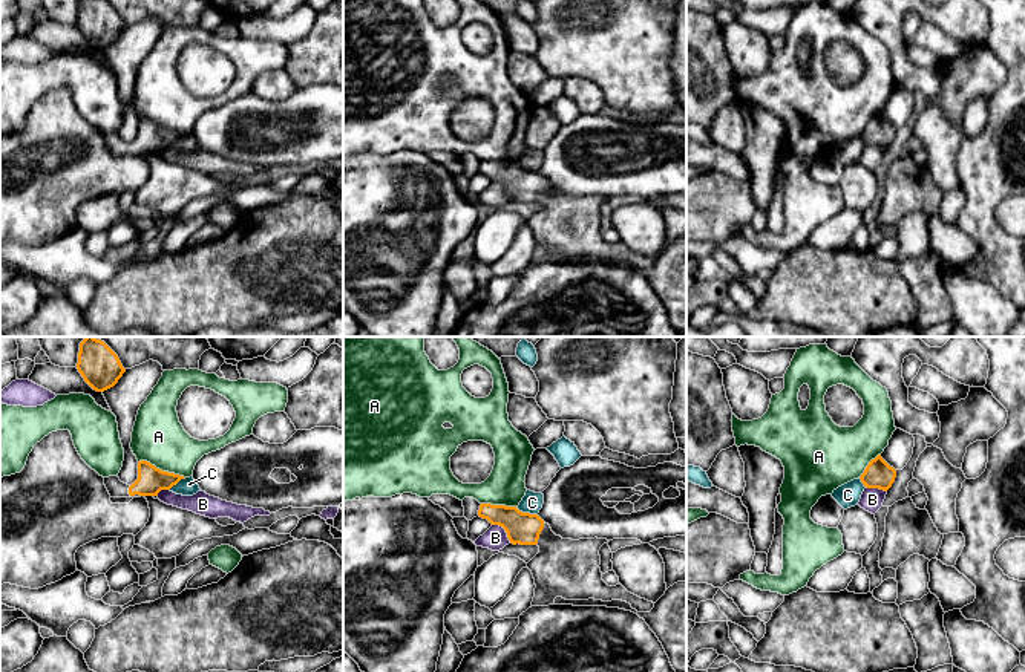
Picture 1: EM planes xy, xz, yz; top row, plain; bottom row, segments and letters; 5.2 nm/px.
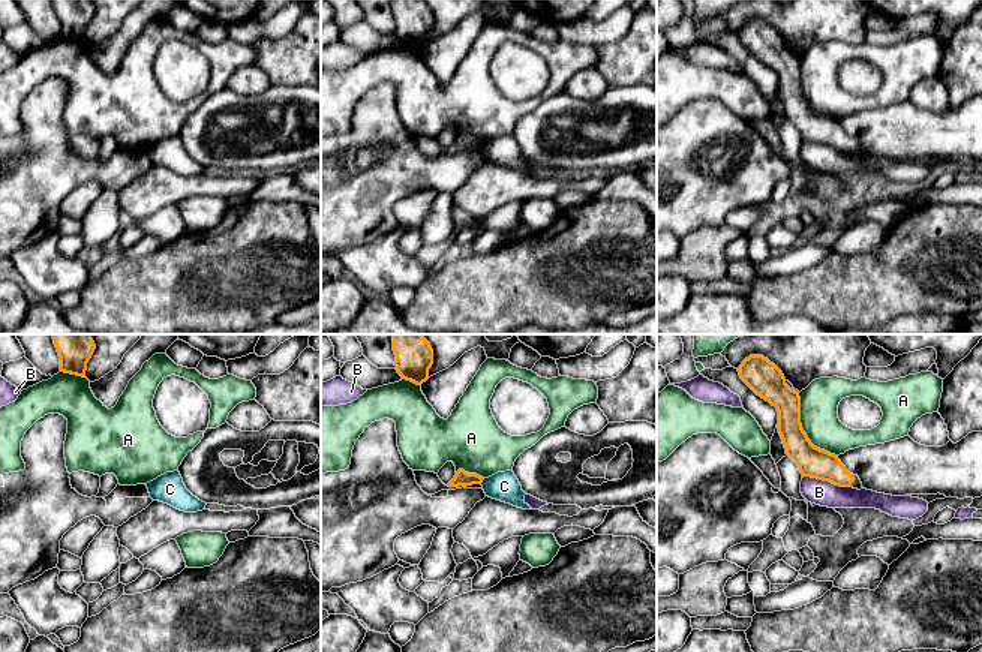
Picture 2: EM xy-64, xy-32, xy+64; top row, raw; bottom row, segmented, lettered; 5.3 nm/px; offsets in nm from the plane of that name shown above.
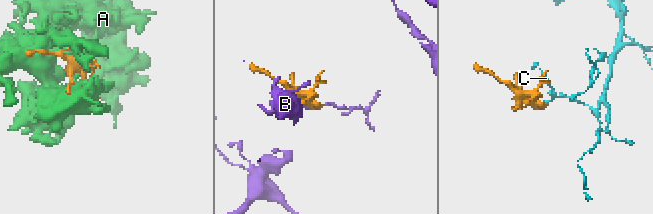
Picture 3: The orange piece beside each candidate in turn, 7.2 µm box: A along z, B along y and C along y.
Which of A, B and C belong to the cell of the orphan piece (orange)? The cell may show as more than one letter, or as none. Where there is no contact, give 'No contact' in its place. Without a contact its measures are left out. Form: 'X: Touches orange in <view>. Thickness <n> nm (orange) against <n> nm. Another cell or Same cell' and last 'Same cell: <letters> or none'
A: Touches orange in xy. Thickness 150 nm (orange) against 280 nm. Another cell
B: Touches orange in xz. Thickness 170 nm (orange) against 120 nm. Another cell
C: Touches orange in xz. Thickness 170 nm (orange) against 110 nm. Another cell
Same cell: none

